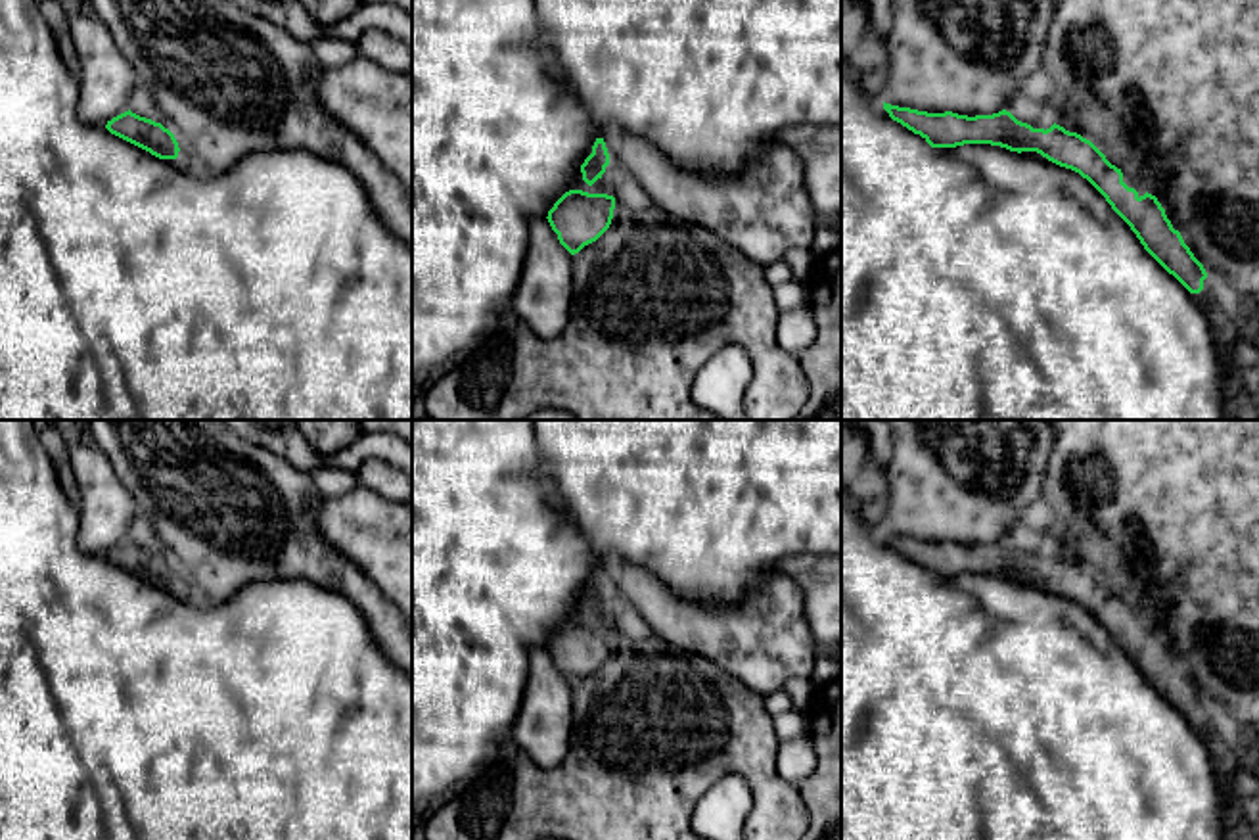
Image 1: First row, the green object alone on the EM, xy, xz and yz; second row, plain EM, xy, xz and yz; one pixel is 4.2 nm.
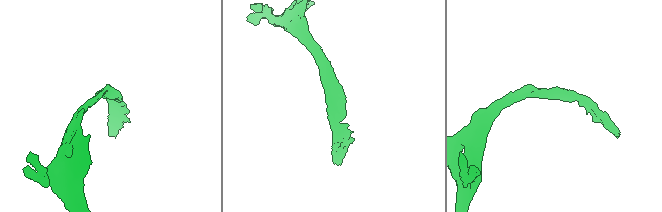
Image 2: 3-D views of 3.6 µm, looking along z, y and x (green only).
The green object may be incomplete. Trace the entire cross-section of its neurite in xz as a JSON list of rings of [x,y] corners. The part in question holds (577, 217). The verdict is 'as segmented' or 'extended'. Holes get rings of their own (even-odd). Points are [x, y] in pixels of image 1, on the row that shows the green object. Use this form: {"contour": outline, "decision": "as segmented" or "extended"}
{"contour": [[[569,190],[554,203],[546,219],[560,244],[575,255],[609,228],[613,209],[613,196]]], "decision": "as segmented"}

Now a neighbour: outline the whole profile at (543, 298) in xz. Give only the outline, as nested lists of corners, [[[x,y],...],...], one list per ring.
[[[531,217],[527,234],[527,253],[510,311],[538,338],[552,339],[569,320],[573,255],[560,244],[546,217]]]

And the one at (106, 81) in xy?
[[[92,12],[69,15],[69,29],[80,59],[79,117],[84,125],[105,127],[128,111],[140,81],[107,27]]]

